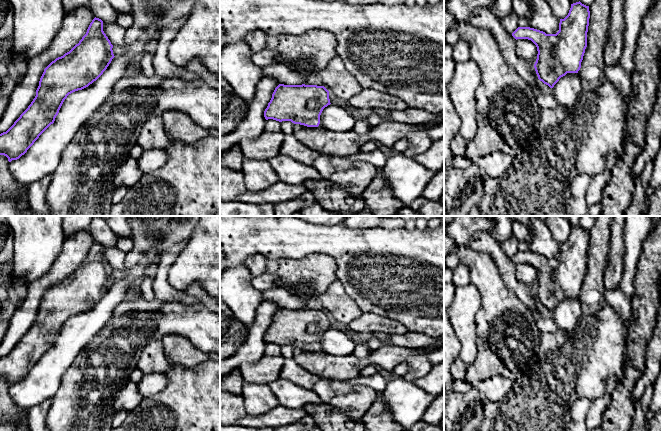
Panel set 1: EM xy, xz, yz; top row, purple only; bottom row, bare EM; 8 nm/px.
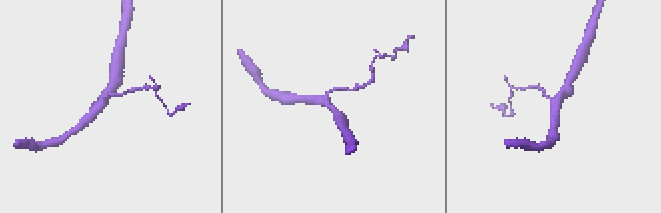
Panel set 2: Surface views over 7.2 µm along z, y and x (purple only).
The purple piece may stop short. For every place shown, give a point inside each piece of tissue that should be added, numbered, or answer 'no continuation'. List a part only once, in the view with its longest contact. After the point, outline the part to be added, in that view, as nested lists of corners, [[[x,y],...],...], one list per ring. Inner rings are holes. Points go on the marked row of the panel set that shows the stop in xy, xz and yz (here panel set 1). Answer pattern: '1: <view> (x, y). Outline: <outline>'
no continuation

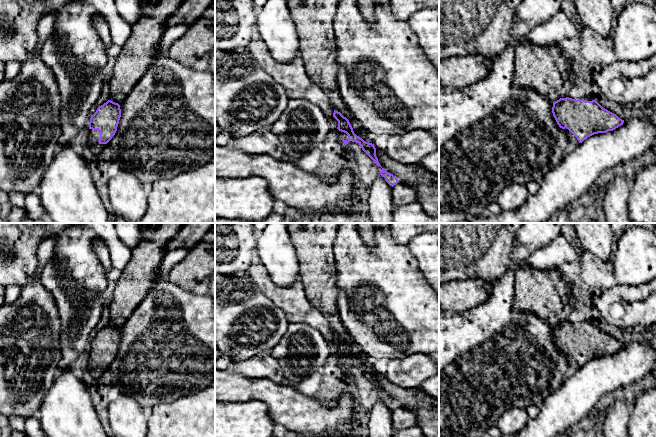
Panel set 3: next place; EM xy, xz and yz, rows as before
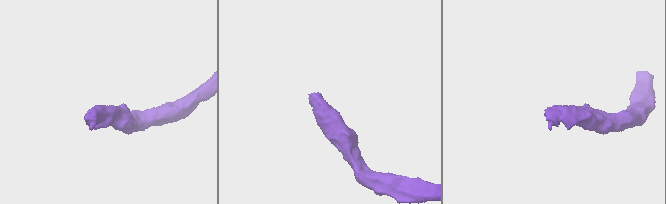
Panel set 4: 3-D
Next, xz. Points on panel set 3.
no continuation

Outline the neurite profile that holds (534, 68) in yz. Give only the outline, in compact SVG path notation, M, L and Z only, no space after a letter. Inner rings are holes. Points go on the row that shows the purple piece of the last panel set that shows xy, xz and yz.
M534 43L518 45L514 60L514 86L536 91L551 102L569 96L571 88L581 82L578 59L570 58L560 43L540 46Z

